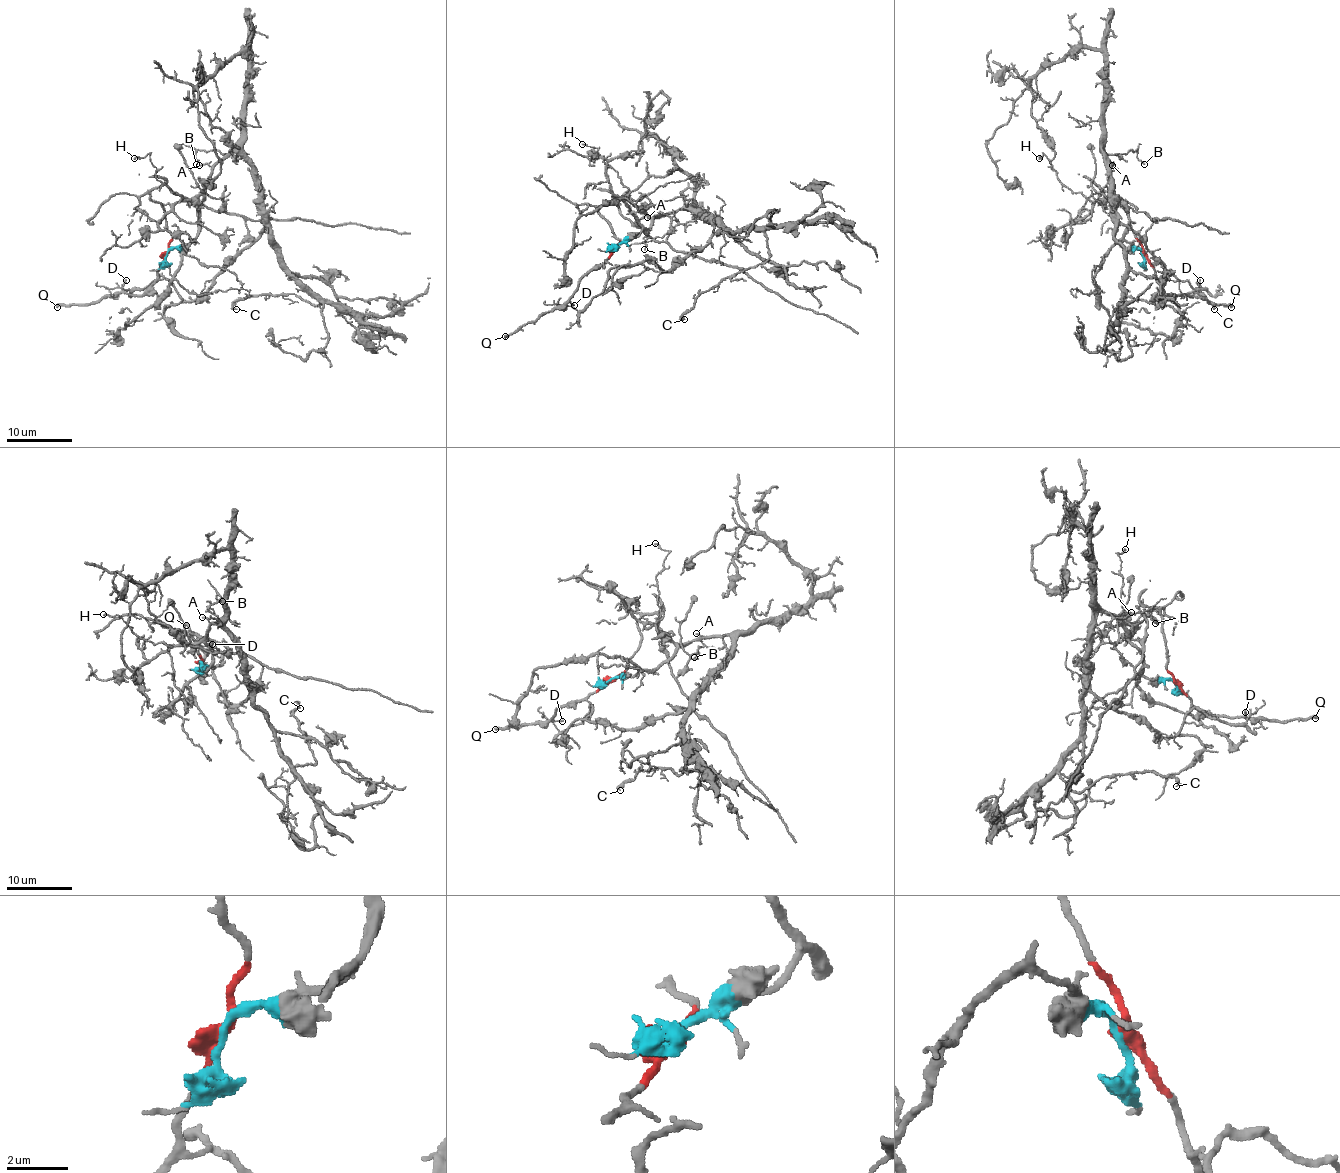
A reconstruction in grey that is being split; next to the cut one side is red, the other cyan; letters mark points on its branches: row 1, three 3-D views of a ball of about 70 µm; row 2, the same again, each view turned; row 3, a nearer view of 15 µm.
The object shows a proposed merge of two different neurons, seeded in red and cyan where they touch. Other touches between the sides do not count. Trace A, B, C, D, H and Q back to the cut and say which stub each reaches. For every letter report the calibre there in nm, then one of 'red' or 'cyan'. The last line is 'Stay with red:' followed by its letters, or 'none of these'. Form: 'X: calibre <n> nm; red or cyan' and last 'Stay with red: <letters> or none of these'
A: calibre 110 nm; cyan
B: calibre 100 nm; cyan
C: calibre 160 nm; cyan
D: calibre 160 nm; red
H: calibre 130 nm; cyan
Q: calibre 320 nm; red
Stay with red: D, Q

